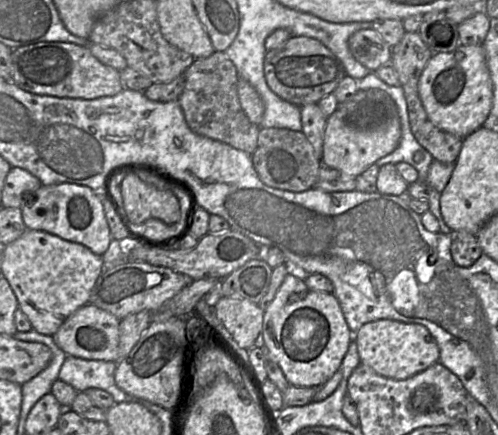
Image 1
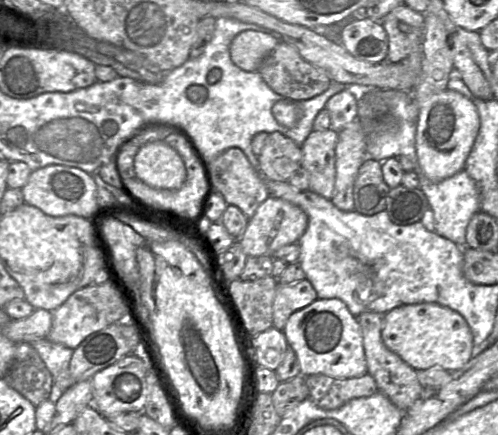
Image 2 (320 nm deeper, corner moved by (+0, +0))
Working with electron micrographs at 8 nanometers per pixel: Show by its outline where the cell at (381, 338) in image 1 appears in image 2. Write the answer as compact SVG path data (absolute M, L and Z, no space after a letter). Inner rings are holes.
M436 303L408 304L396 307L383 318L382 340L415 370L461 369L476 353L472 332L465 319L450 308Z

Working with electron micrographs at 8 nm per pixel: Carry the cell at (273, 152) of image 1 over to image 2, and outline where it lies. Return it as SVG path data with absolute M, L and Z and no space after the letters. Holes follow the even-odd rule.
M272 132L257 158L259 171L265 179L287 182L302 165L302 150L289 137Z

